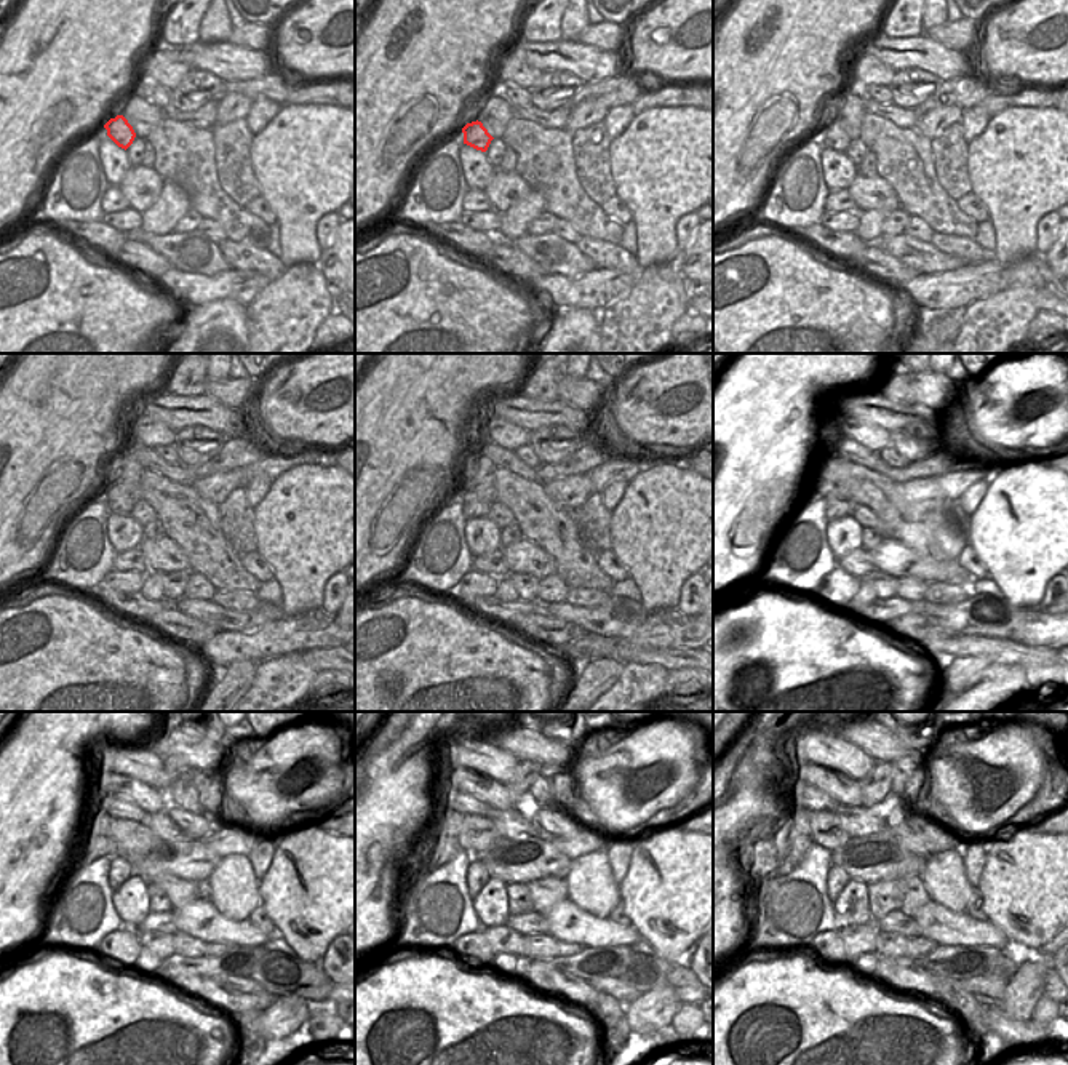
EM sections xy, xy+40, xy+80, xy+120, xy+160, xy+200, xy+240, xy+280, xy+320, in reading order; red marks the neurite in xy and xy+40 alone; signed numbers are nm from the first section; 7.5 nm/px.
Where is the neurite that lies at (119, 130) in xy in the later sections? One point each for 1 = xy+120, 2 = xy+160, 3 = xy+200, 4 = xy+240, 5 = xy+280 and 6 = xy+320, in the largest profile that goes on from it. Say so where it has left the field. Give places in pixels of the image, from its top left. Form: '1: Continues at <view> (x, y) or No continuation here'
1: Continues at xy+120 (117, 502)
2: Continues at xy+160 (474, 506)
3: Continues at xy+200 (835, 509)
4: Continues at xy+240 (120, 869)
5: Continues at xy+280 (477, 877)
6: Continues at xy+320 (836, 878).

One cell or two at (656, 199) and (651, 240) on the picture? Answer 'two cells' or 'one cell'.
one cell

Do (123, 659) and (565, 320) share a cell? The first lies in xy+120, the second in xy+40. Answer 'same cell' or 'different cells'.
different cells

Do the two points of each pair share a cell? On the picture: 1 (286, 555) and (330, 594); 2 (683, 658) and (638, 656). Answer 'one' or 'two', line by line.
1: two
2: one

